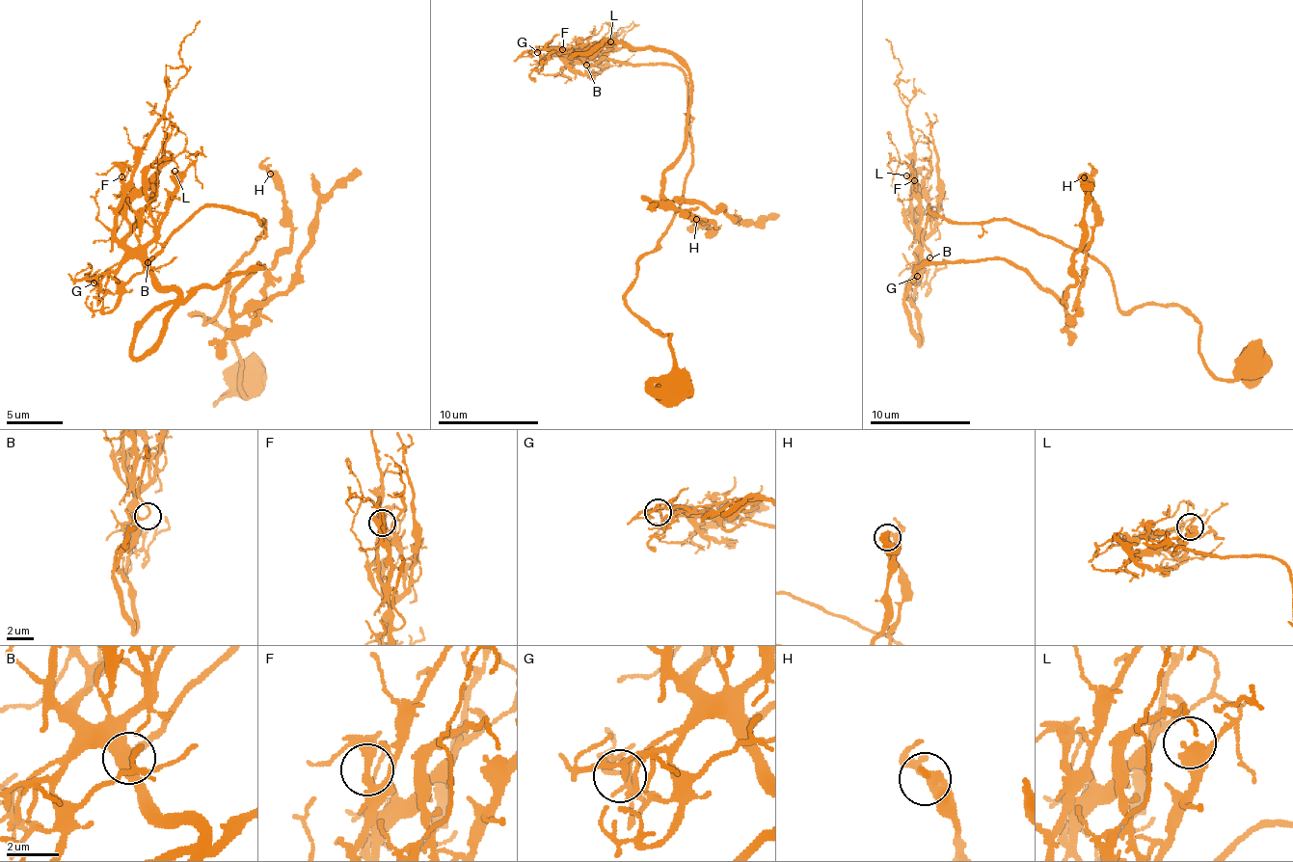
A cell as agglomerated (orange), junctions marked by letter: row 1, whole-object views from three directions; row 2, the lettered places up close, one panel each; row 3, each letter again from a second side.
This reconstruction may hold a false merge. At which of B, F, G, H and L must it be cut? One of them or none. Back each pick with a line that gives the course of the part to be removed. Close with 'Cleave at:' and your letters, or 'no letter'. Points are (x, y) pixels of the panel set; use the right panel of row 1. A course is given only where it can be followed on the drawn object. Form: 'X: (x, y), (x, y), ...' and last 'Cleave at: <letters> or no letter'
Cleave at: no letter

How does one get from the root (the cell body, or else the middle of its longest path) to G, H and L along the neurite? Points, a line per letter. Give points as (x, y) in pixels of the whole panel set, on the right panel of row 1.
G: (929, 218), (922, 235), (922, 243), (929, 251), (929, 255), (925, 258), (919, 254), (922, 271), (917, 276)
H: (929, 218), (922, 235), (929, 255), (906, 283), (931, 263), (1008, 258), (1073, 314), (1093, 230), (1084, 177)
L: (929, 218), (922, 235), (922, 243), (929, 251), (925, 258), (919, 235), (919, 198), (906, 175)

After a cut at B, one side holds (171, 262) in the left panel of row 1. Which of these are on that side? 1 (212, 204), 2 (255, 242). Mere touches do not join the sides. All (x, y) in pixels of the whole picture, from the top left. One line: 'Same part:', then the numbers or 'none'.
Same part: none

